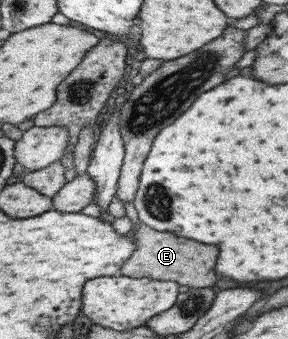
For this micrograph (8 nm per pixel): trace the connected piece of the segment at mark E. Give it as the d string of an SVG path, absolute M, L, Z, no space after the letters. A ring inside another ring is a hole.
M124 202L122 205L132 225L135 224L131 237L134 240L135 250L131 258L127 258L127 262L121 266L119 274L129 278L173 281L181 286L189 286L191 289L207 288L217 282L217 276L213 272L215 258L217 258L215 246L203 246L201 242L191 242L167 232L155 232L137 220L132 202Z

